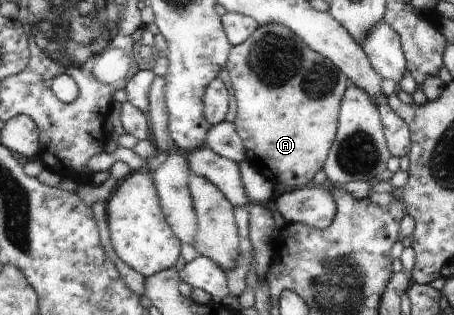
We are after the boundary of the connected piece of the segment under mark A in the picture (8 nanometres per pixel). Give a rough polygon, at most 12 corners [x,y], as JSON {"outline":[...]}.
{"outline":[[278,23],[226,67],[244,161],[313,184],[350,85]]}

